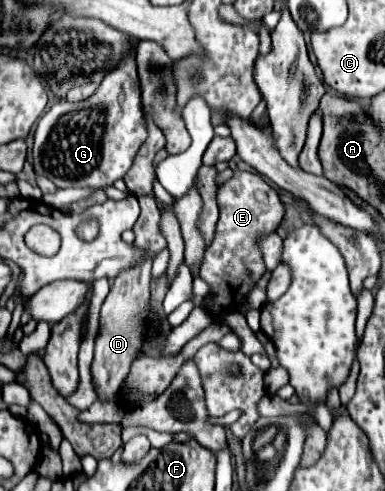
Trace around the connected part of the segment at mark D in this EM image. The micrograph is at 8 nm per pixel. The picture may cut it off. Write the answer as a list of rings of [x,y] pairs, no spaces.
[[[147,258],[134,267],[122,271],[115,278],[111,292],[103,302],[101,326],[95,340],[95,358],[91,364],[91,376],[93,376],[91,382],[95,388],[97,400],[103,400],[103,402],[117,400],[119,388],[129,374],[131,362],[139,356],[141,332],[143,332],[147,310],[150,309],[152,260],[152,258]]]

